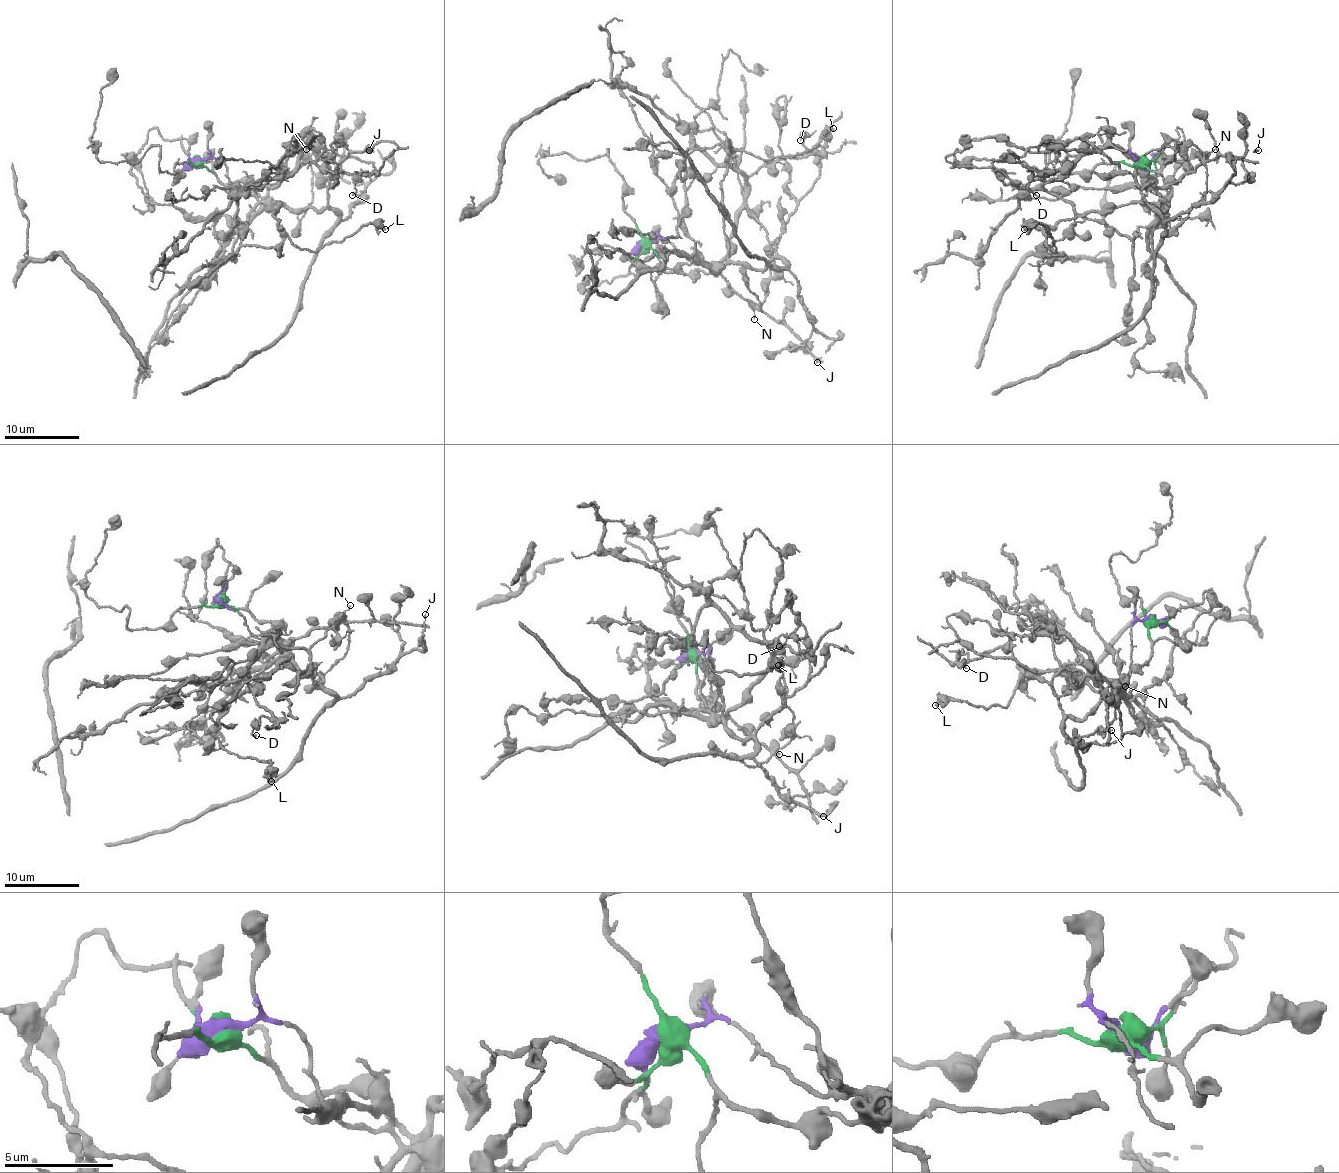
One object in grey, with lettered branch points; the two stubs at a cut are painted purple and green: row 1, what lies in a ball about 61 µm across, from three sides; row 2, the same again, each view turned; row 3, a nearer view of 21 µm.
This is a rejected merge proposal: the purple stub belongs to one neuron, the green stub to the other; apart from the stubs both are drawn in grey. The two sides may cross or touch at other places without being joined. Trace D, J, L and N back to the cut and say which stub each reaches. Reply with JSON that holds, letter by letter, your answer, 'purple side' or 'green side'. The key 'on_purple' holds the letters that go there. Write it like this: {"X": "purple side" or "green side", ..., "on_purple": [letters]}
{"D": "green side", "J": "purple side", "L": "purple side", "N": "green side", "on_purple": ["J", "L"]}

